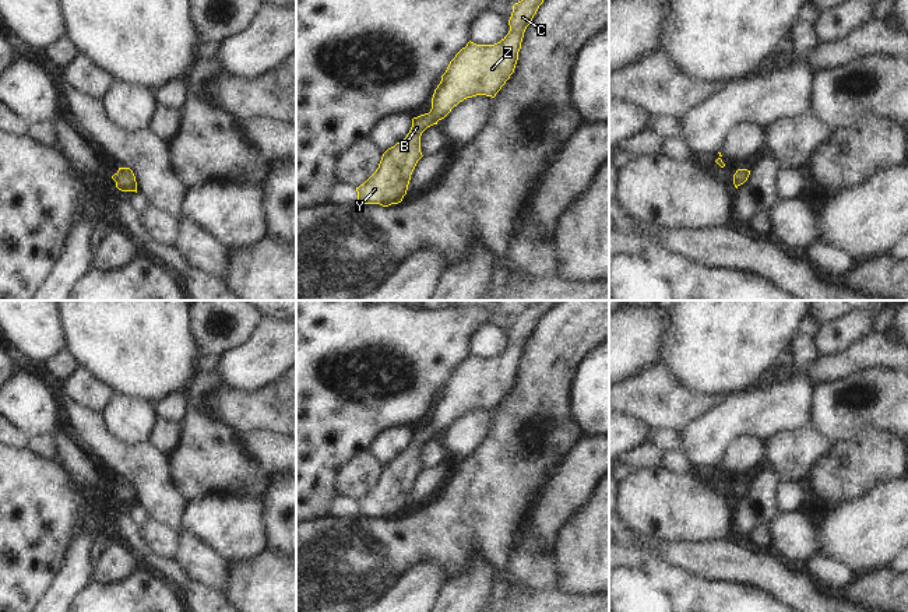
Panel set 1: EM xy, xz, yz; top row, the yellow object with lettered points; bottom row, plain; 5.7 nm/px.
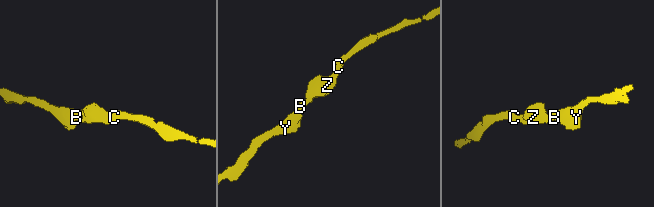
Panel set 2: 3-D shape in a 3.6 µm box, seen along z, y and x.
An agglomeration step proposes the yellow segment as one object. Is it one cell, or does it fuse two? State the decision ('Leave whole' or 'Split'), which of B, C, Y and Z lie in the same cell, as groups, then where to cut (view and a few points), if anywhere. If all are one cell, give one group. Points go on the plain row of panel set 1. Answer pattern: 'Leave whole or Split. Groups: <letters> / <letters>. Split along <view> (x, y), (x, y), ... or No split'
Leave whole. Groups: B C Y Z. No split

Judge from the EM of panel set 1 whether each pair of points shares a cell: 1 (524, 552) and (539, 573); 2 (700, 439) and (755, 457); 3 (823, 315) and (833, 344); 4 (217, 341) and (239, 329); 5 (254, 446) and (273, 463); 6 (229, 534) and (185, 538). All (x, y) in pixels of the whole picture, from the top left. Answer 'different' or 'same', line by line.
1: same
2: different
3: different
4: same
5: same
6: different

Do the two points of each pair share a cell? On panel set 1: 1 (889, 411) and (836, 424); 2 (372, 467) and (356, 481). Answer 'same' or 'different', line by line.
1: same
2: same

